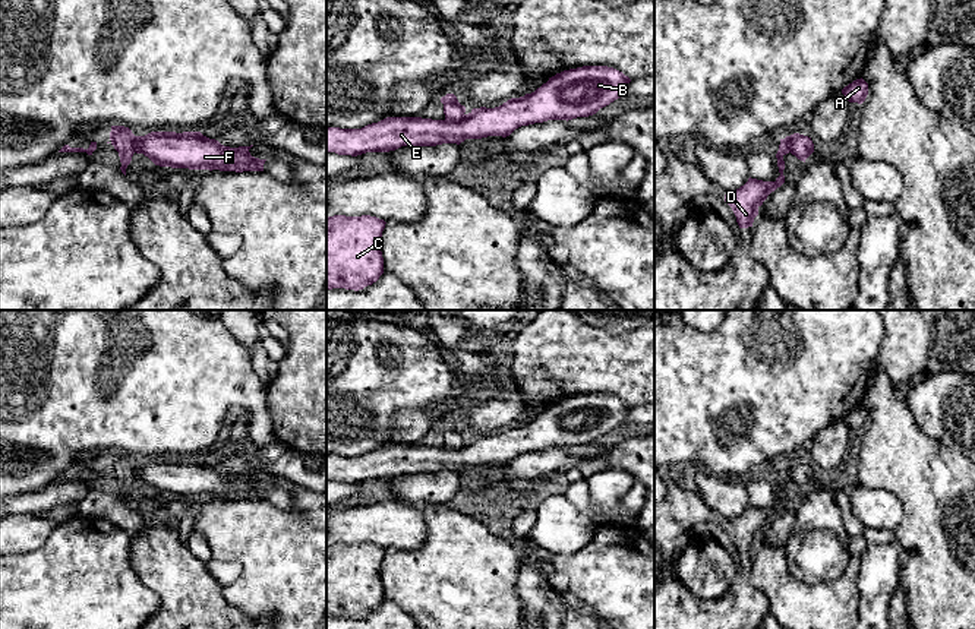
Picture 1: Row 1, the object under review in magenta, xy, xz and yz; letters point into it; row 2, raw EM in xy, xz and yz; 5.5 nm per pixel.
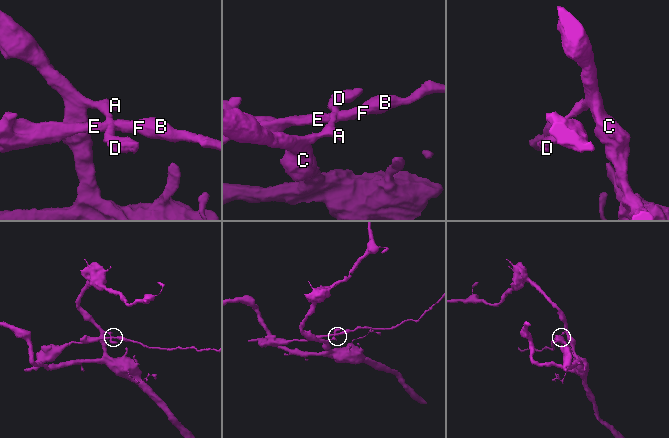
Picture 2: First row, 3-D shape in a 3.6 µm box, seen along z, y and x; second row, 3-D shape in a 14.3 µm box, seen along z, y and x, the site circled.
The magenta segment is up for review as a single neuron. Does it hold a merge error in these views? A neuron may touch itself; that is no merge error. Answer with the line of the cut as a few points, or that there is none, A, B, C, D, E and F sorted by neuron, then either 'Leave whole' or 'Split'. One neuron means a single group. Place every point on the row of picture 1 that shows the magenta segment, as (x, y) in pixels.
Split along xz (464, 114), (457, 120), (444, 120). Groups: A C D / B E F. Split

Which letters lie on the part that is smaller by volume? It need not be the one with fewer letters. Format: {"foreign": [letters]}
{"foreign": ["B", "E", "F"]}

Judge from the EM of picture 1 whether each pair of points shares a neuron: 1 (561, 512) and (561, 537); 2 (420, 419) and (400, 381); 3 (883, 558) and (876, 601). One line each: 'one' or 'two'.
1: one
2: two
3: one

